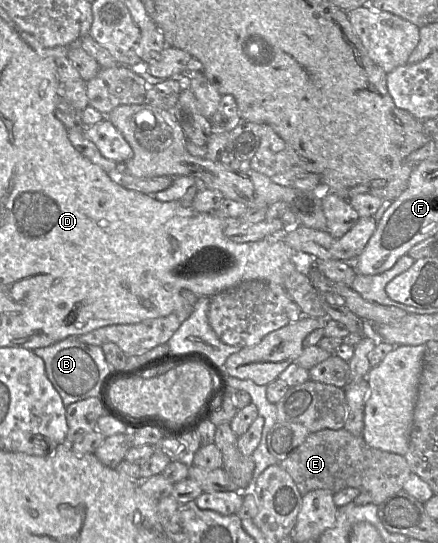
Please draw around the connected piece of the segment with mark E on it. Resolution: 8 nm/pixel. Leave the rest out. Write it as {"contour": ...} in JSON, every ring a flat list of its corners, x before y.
{"contour":[[345,428,323,429,310,433,305,441,293,449,279,464,292,477,302,495,318,489,329,490,335,494,345,488,357,488,360,492,368,493,371,503,377,506,389,496,402,490,403,484,412,472,404,456,373,448,362,436,354,436]]}

